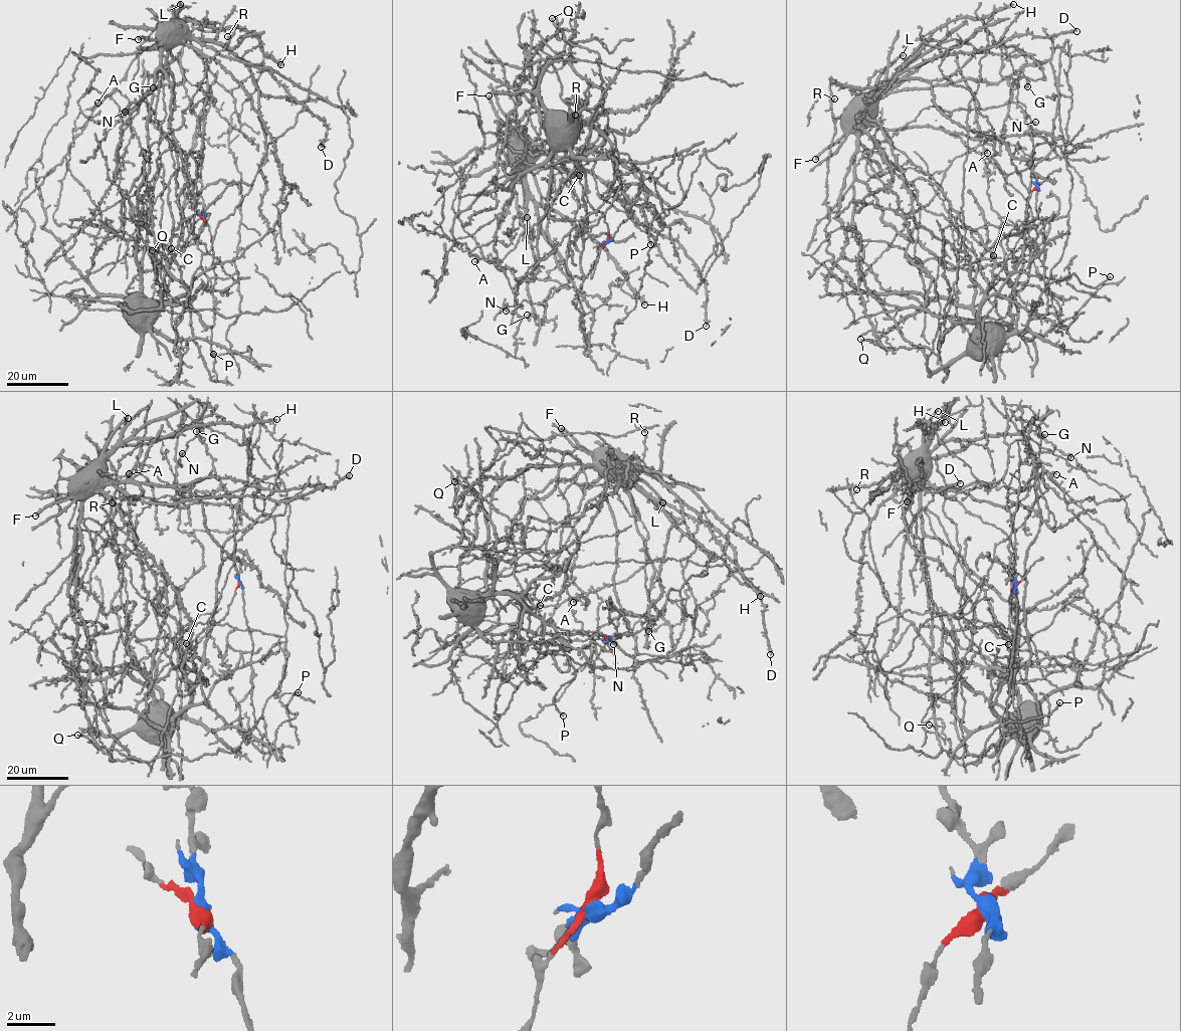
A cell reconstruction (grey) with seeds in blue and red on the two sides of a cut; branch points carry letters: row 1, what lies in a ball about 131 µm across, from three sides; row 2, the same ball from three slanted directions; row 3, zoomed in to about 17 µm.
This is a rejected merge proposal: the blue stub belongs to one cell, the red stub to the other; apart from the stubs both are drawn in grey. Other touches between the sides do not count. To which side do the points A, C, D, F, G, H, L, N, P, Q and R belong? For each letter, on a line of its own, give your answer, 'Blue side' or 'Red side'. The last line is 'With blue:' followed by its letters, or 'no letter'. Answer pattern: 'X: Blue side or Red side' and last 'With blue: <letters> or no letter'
A: Blue side
C: Red side
D: Blue side
F: Blue side
G: Blue side
H: Blue side
L: Blue side
N: Blue side
P: Red side
Q: Red side
R: Red side
With blue: A, D, F, G, H, L, N

